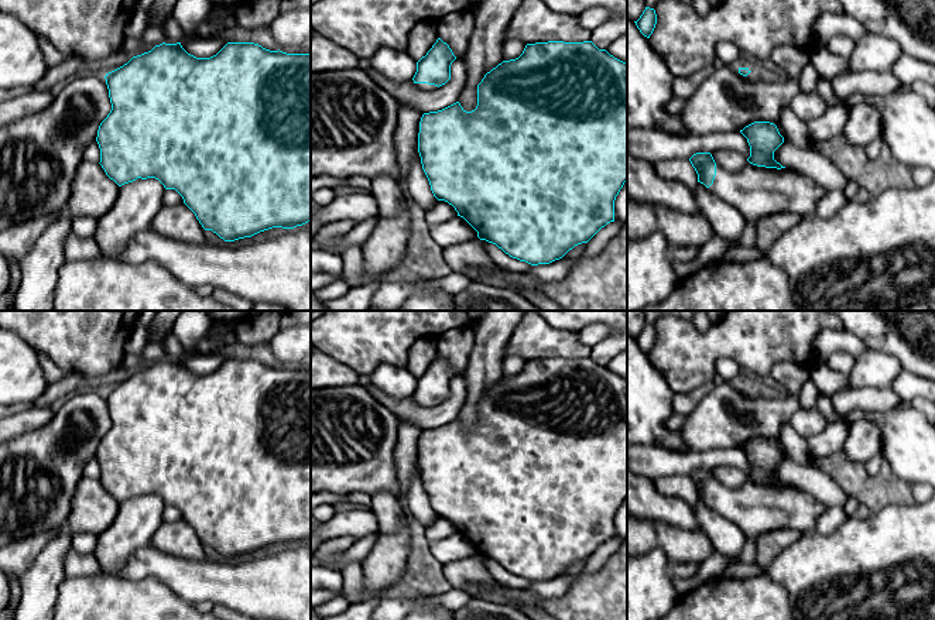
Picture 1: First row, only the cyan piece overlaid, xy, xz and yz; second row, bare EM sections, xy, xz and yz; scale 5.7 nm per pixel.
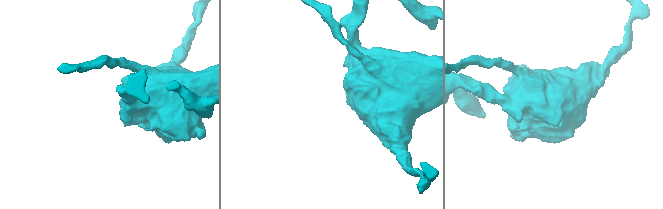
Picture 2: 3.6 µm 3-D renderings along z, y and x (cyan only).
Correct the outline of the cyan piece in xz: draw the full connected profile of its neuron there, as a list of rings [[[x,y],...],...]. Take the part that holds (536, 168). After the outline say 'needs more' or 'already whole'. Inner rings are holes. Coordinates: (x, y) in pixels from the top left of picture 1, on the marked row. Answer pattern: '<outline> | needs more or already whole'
[[[592,41],[527,44],[518,58],[503,61],[484,75],[477,85],[477,106],[472,112],[466,112],[459,102],[429,113],[400,105],[394,144],[401,169],[398,182],[404,193],[412,158],[418,154],[434,196],[452,205],[458,216],[477,232],[480,240],[493,243],[510,257],[531,266],[549,264],[562,258],[575,246],[588,243],[602,227],[614,222],[614,201],[627,181],[627,64],[606,49],[599,49]]] | needs more

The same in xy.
[[[162,42],[106,73],[105,79],[112,110],[97,130],[100,162],[83,161],[79,165],[65,209],[71,216],[89,216],[97,220],[113,206],[121,185],[137,178],[155,178],[165,189],[175,189],[182,196],[205,230],[212,230],[225,242],[251,237],[273,227],[294,229],[311,222],[311,54],[270,51],[254,42],[227,42],[216,55],[196,58],[188,54],[181,42]]] | needs more

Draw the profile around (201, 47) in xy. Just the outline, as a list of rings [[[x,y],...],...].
[[[196,34],[188,41],[181,42],[182,48],[196,58],[210,58],[216,55],[226,44],[227,41],[218,37],[199,37]]]

